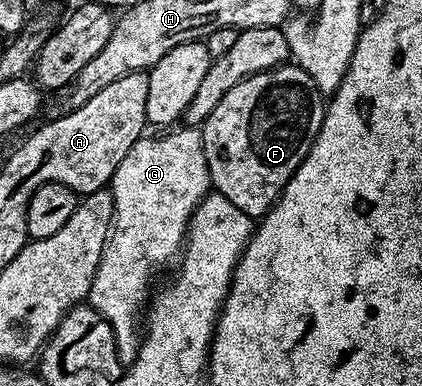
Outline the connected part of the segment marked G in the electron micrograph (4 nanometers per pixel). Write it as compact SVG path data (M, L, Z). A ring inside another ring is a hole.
M180 126L172 131L176 130L177 132L172 132L161 140L148 134L134 142L134 146L130 146L130 154L126 154L126 158L118 162L118 170L114 170L112 175L112 231L108 233L104 253L88 291L87 303L95 308L96 313L114 330L116 353L124 366L132 363L136 351L140 348L142 336L138 329L142 324L142 313L150 300L148 287L152 284L152 276L158 275L172 259L175 261L181 255L186 244L190 218L208 195L212 182L206 166L203 131L196 126Z

